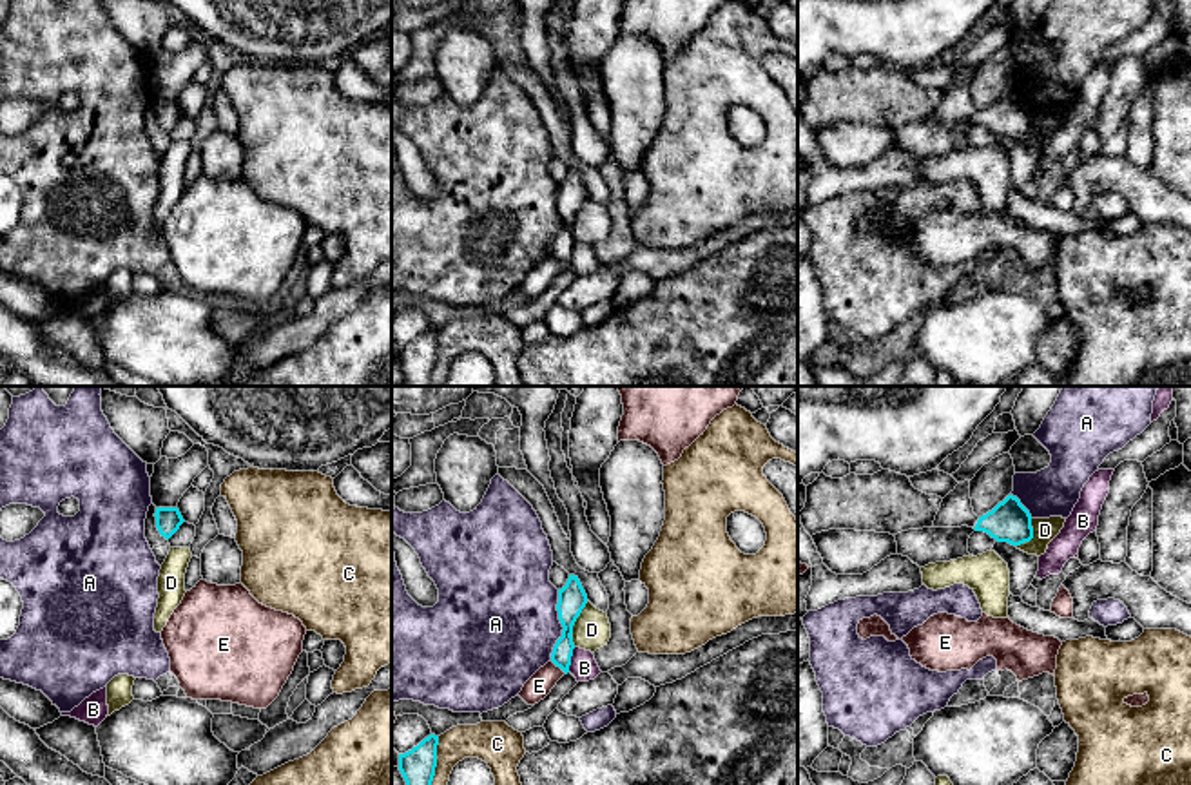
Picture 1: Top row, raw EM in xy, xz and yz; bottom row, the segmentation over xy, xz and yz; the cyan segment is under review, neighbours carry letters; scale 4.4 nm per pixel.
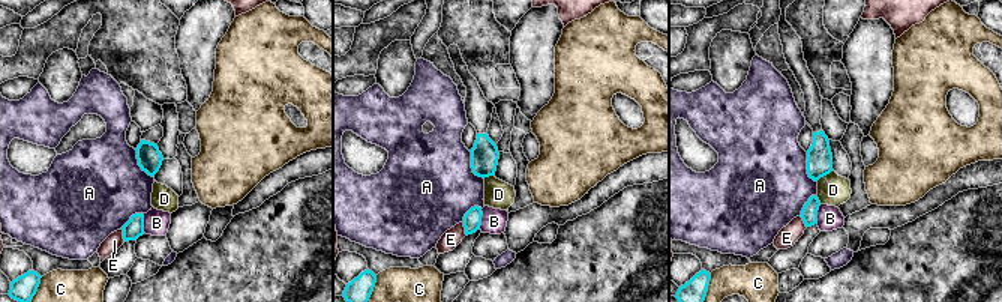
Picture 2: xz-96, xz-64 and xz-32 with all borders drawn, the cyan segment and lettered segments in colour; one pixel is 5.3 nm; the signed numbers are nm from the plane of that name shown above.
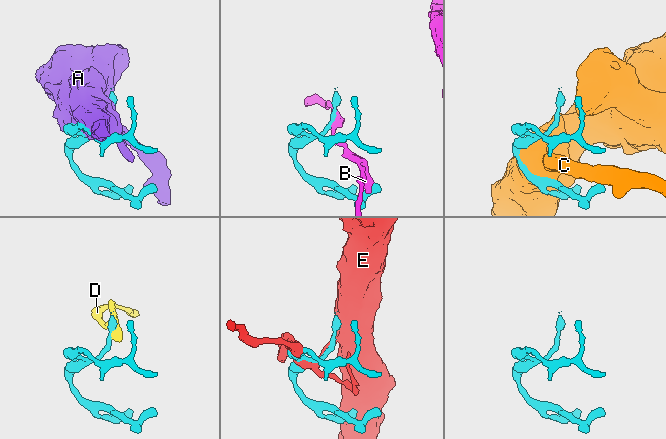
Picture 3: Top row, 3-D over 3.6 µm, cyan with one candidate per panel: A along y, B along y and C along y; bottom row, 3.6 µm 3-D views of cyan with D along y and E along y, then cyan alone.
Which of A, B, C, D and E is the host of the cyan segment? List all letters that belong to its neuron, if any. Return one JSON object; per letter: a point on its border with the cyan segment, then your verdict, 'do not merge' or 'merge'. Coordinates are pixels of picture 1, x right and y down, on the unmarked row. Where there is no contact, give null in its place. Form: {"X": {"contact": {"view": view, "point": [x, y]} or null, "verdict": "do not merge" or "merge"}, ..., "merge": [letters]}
{"A": {"contact": {"view": "xz", "point": [562, 220]}, "verdict": "do not merge"}, "B": {"contact": {"view": "xz", "point": [570, 254]}, "verdict": "do not merge"}, "C": {"contact": {"view": "xz", "point": [435, 358]}, "verdict": "do not merge"}, "D": {"contact": {"view": "xz", "point": [573, 218]}, "verdict": "do not merge"}, "E": {"contact": {"view": "xz", "point": [559, 260]}, "verdict": "do not merge"}, "merge": []}

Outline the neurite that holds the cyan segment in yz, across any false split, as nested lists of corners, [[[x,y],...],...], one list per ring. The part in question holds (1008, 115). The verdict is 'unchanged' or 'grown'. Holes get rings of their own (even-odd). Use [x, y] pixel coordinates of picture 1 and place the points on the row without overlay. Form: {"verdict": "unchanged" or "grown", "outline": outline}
{"verdict": "grown", "outline": [[[970,74],[959,76],[950,85],[935,109],[934,121],[968,120],[984,125],[997,136],[1021,140],[1033,132],[1031,109],[1013,89],[1008,89],[992,105],[977,111],[970,92]]]}

